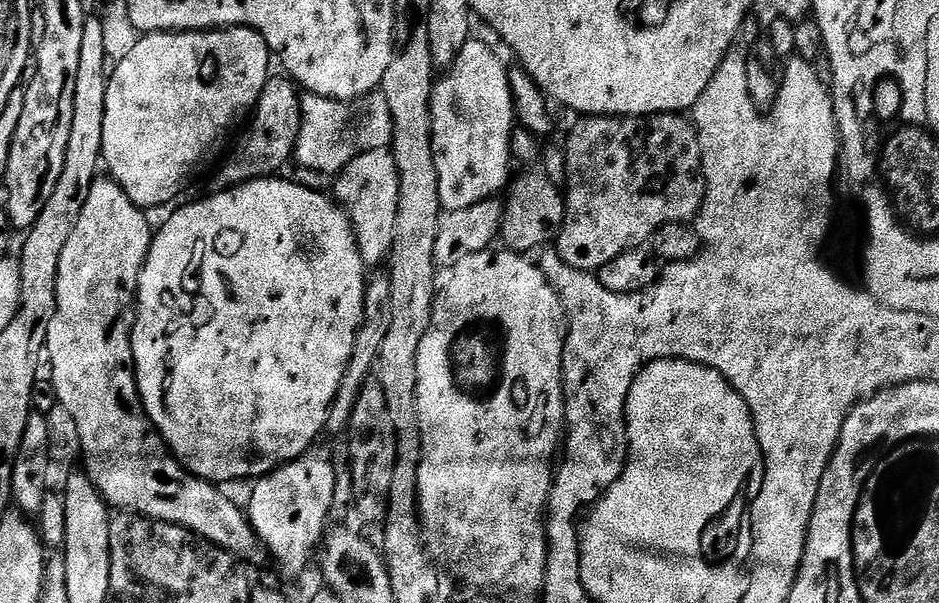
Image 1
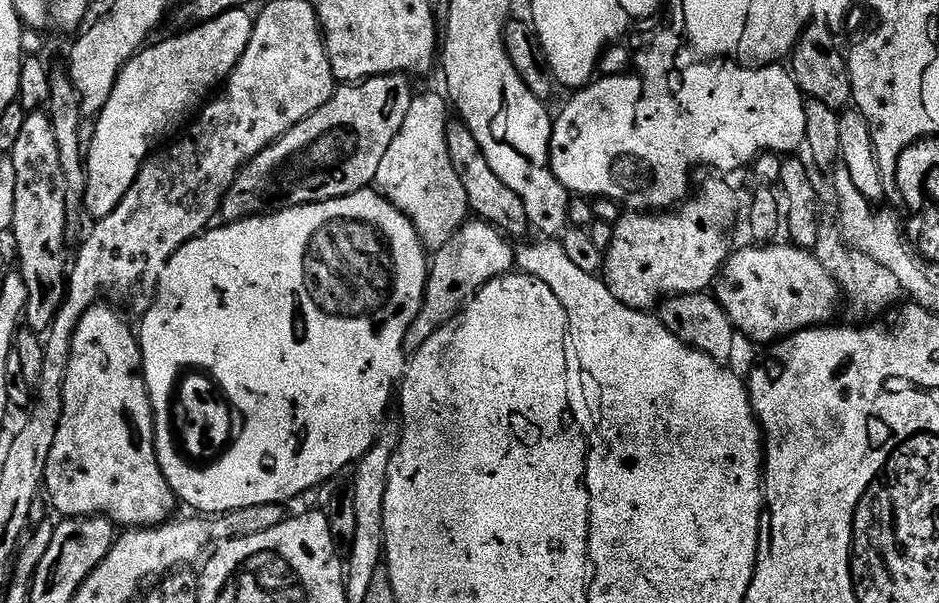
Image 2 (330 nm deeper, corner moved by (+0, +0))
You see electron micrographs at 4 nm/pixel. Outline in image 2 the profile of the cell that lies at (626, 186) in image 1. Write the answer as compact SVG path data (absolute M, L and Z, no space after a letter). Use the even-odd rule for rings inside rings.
M716 179L720 180L706 181L701 186L700 193L685 200L678 210L665 210L659 214L629 211L621 215L620 221L614 226L613 242L604 252L602 269L602 279L618 302L628 308L652 310L661 303L665 294L681 296L695 292L707 293L715 285L720 269L734 251L730 233L742 203L741 197L736 197L735 190L724 181L727 179Z

